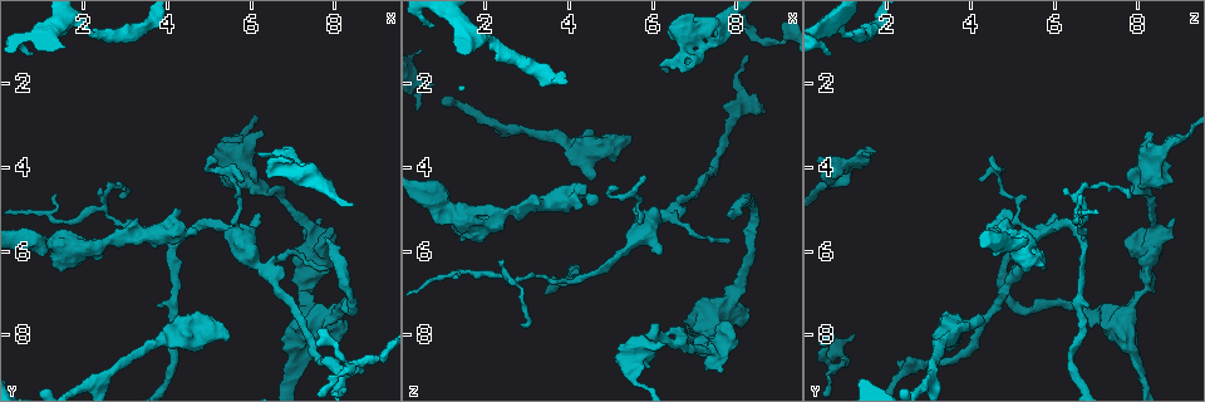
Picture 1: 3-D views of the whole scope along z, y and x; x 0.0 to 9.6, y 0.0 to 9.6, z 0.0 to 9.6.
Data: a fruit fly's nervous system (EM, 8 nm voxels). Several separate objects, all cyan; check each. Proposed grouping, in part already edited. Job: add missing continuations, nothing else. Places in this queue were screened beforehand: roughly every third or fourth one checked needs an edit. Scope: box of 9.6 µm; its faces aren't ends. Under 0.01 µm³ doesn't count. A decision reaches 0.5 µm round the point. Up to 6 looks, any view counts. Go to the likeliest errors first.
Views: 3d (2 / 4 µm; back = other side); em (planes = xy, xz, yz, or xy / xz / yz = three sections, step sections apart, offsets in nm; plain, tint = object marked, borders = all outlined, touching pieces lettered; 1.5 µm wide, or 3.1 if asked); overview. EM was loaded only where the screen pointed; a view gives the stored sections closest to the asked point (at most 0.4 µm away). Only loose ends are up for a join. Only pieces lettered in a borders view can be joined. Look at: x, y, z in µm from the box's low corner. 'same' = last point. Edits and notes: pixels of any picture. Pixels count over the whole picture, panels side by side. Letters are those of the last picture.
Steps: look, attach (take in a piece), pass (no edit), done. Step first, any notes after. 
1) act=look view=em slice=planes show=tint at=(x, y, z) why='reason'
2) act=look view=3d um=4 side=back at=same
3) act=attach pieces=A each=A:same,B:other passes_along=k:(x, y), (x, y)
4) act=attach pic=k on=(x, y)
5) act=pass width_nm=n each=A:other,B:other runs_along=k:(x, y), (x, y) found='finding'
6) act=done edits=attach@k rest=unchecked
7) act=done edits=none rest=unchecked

act=look view=em slice=xz step=4 show=borders at=(7.80, 5.75, 5.15) why='branch stops here'

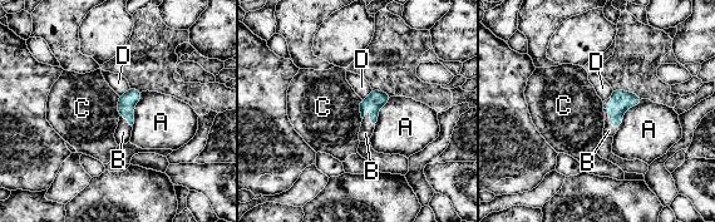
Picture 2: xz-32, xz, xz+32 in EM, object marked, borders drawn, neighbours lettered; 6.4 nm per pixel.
act=attach pieces=B each=A:other,B:same,C:other,D:other passes_along=2:(621, 100), (610, 116), (609, 131) found='it goes on there'

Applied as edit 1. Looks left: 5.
act=look view=overview why='see it whole again'

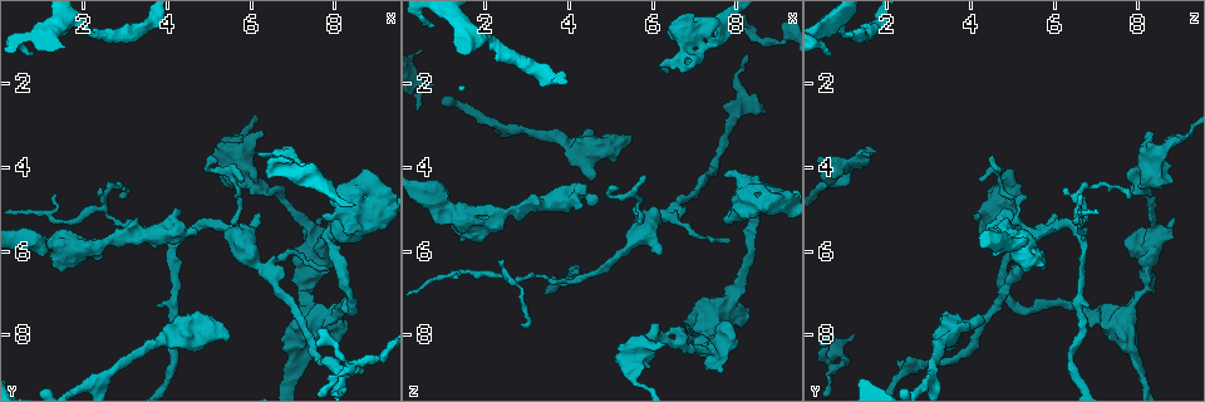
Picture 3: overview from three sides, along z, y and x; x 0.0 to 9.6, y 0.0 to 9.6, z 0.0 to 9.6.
act=look view=em slice=planes show=tint at=(6.20, 3.65, 1.55) why='tapers out'

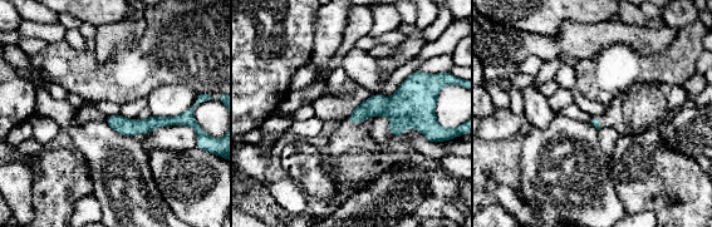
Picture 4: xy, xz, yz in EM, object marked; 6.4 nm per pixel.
act=look view=em slice=planes show=borders at=same why='what lies round it'

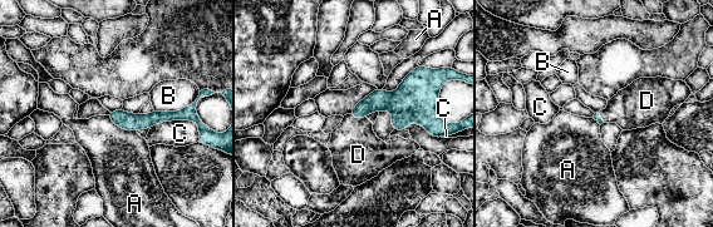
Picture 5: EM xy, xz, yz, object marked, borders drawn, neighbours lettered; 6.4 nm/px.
act=attach pieces=D each=A:other,B:other,C:other,D:same passes_along=5:(378, 100), (358, 117), (358, 154) found='it goes on there'

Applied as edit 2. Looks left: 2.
act=done edits=attach@2,attach@5 rest=unchecked

